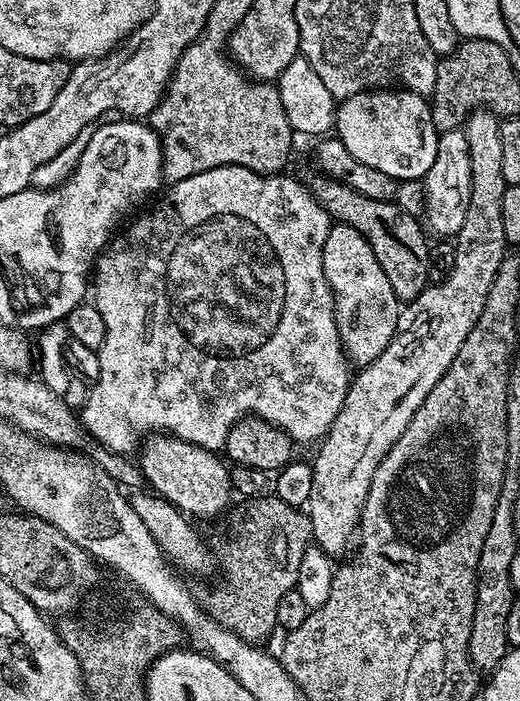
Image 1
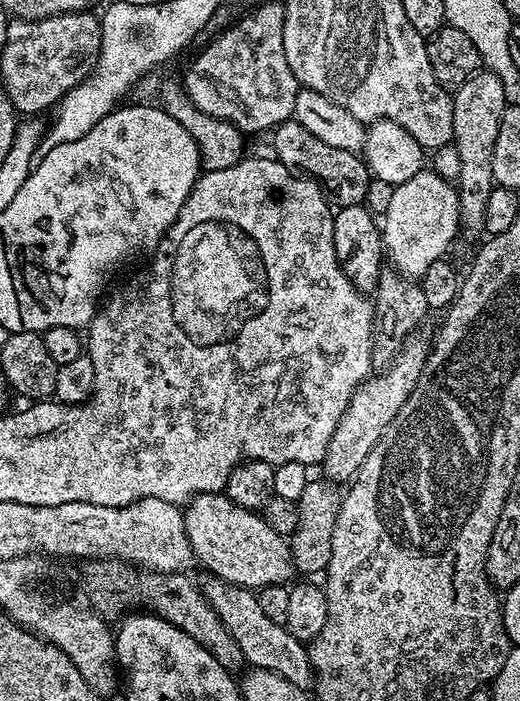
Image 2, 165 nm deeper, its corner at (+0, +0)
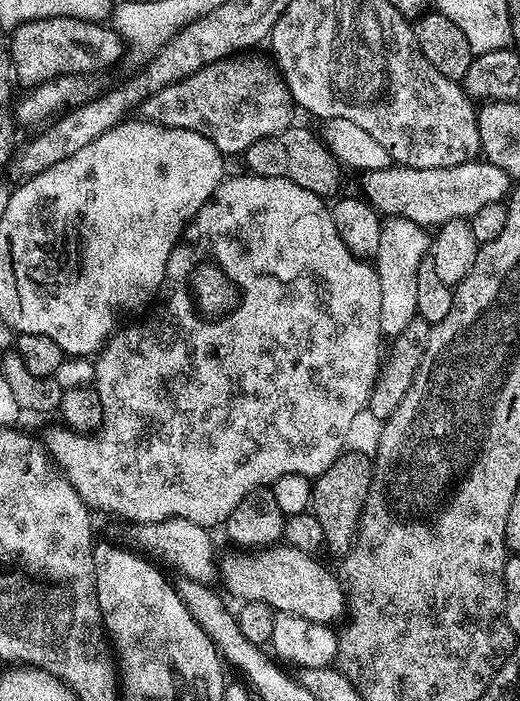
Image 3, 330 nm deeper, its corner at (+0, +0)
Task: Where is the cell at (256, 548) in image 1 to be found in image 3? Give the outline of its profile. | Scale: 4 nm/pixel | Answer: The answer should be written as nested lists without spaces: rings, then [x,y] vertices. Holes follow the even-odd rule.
[[[345,450],[322,475],[315,477],[310,508],[318,522],[322,522],[322,534],[327,547],[334,548],[338,554],[347,552],[356,543],[360,516],[364,513],[373,475],[374,460],[369,453],[367,456],[364,452]]]

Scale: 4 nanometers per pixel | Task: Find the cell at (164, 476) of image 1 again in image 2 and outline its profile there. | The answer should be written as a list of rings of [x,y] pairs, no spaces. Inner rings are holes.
[[[207,492],[198,494],[188,501],[183,509],[183,514],[186,522],[186,536],[190,538],[192,555],[199,563],[201,560],[212,571],[209,573],[213,577],[253,590],[269,588],[271,584],[287,585],[293,579],[293,577],[291,578],[294,576],[292,549],[289,541],[280,536],[278,530],[266,526],[264,517],[259,511],[238,506],[223,492]]]

